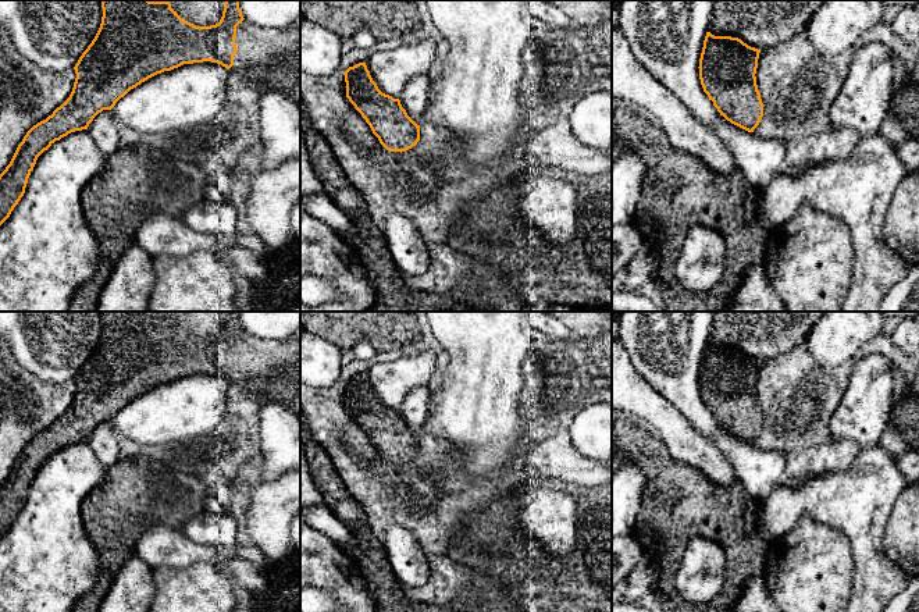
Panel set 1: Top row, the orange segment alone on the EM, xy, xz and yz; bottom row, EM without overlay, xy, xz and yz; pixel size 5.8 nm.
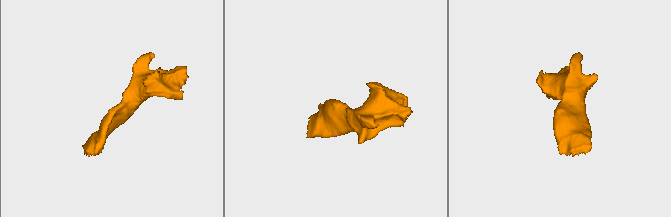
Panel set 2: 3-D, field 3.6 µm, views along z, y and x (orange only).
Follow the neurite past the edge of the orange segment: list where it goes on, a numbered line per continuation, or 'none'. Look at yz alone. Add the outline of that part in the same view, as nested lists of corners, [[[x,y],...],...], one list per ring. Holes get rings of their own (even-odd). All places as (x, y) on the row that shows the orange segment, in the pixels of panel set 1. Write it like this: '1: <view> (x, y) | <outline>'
none

